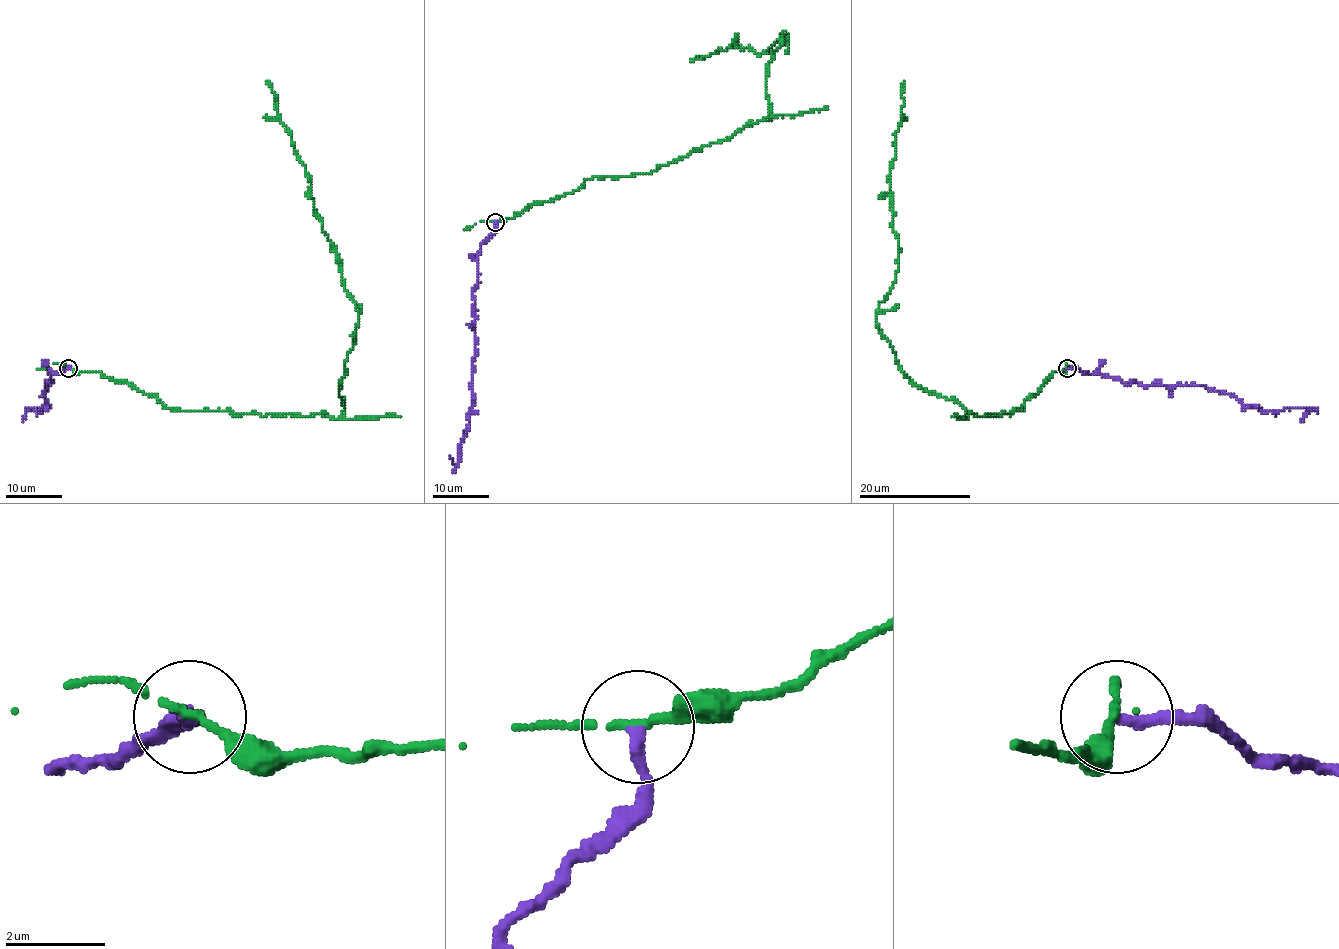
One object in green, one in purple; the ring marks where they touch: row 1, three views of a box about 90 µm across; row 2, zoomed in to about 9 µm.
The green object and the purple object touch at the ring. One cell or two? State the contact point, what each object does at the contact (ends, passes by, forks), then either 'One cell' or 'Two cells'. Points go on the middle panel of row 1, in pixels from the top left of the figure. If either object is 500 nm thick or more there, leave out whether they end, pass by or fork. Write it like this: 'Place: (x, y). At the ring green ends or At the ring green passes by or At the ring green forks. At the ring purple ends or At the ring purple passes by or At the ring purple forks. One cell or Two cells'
Place: (495, 222). At the ring green passes by. At the ring purple ends. Two cells

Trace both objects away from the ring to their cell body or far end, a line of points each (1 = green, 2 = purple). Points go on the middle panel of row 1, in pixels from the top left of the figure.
1: (495, 221), (586, 180), (652, 173), (770, 119), (766, 65), (784, 31), (766, 52), (735, 44), (692, 58)
2: (495, 221), (477, 259), (474, 400), (460, 460), (455, 465), (449, 456)

